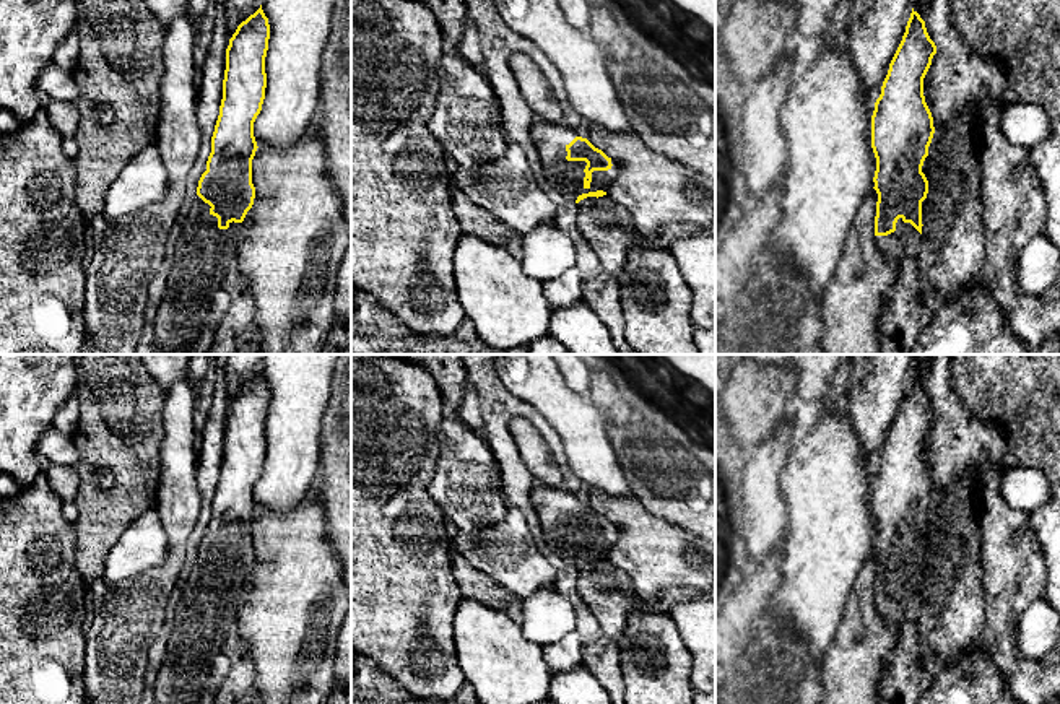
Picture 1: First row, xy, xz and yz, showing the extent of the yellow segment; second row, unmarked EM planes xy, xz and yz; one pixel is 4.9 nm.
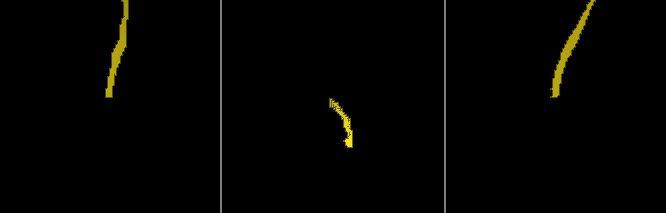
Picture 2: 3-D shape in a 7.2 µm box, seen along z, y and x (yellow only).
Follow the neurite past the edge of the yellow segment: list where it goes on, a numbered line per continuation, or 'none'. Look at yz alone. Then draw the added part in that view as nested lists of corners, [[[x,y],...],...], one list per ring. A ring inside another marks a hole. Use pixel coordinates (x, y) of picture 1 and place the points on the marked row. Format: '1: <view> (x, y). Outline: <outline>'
1: yz (904, 243). Outline: [[[902,218],[896,223],[896,231],[888,236],[875,236],[876,247],[891,260],[904,263],[906,259],[917,257],[922,234]]]

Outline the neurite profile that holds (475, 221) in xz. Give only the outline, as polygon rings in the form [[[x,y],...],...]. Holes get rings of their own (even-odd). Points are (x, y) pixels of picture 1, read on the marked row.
[[[450,189],[450,198],[463,234],[484,239],[520,260],[520,234],[510,231],[496,216],[475,205],[460,189]]]

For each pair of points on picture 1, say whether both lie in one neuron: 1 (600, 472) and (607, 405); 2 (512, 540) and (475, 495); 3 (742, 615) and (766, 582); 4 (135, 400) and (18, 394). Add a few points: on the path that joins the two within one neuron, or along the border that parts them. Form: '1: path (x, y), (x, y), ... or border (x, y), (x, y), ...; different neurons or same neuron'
1: border (589, 395), (607, 428); different neurons
2: border (509, 506), (501, 521), (475, 534), (462, 534); different neurons
3: path (747, 607), (758, 591); same neuron
4: border (77, 371), (77, 387), (72, 394); different neurons

